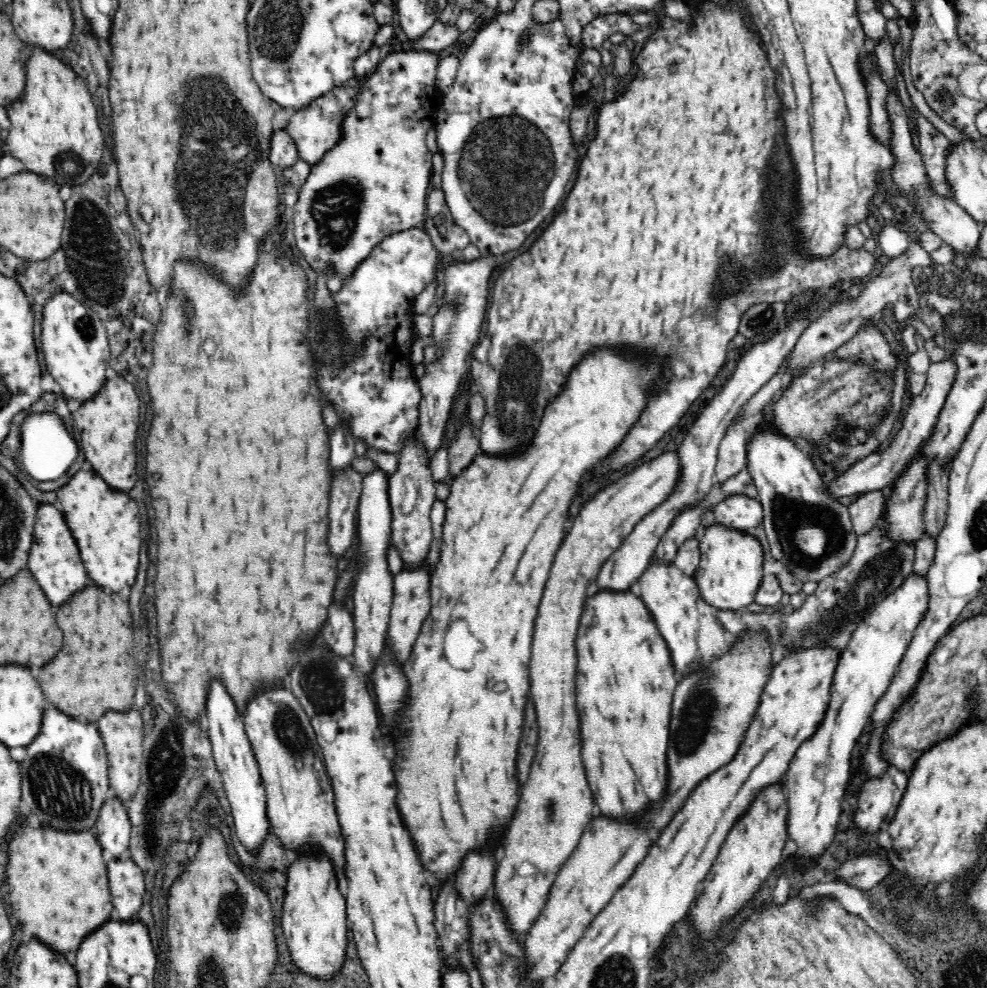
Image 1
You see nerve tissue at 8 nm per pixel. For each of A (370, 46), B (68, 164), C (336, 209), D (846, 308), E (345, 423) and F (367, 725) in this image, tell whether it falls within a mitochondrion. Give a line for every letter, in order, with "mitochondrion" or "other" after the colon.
A: other
B: mitochondrion
C: mitochondrion
D: other
E: other
F: other

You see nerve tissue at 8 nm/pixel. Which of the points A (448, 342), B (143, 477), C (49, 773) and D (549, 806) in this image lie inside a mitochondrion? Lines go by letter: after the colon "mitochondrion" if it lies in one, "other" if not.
A: mitochondrion
B: other
C: mitochondrion
D: mitochondrion

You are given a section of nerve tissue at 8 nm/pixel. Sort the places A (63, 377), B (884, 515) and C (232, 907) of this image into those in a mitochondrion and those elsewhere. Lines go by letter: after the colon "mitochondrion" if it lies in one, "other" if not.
A: other
B: other
C: mitochondrion

